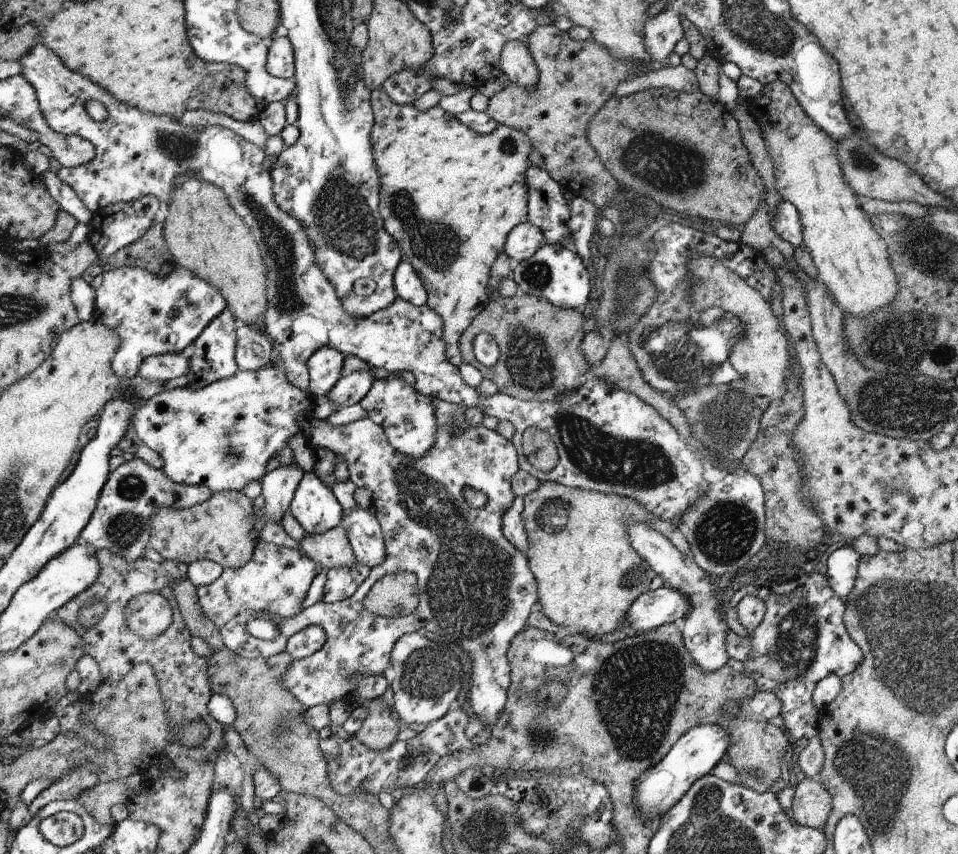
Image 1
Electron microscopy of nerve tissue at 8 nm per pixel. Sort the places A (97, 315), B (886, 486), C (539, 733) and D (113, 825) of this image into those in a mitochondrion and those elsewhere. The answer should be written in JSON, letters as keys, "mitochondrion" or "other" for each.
{"A":"other","B":"mitochondrion","C":"mitochondrion","D":"other"}

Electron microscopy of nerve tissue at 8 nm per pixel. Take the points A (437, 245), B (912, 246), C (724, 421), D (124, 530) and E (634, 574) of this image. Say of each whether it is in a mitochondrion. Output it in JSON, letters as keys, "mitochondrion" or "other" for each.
{"A":"mitochondrion","B":"mitochondrion","C":"mitochondrion","D":"mitochondrion","E":"mitochondrion"}

